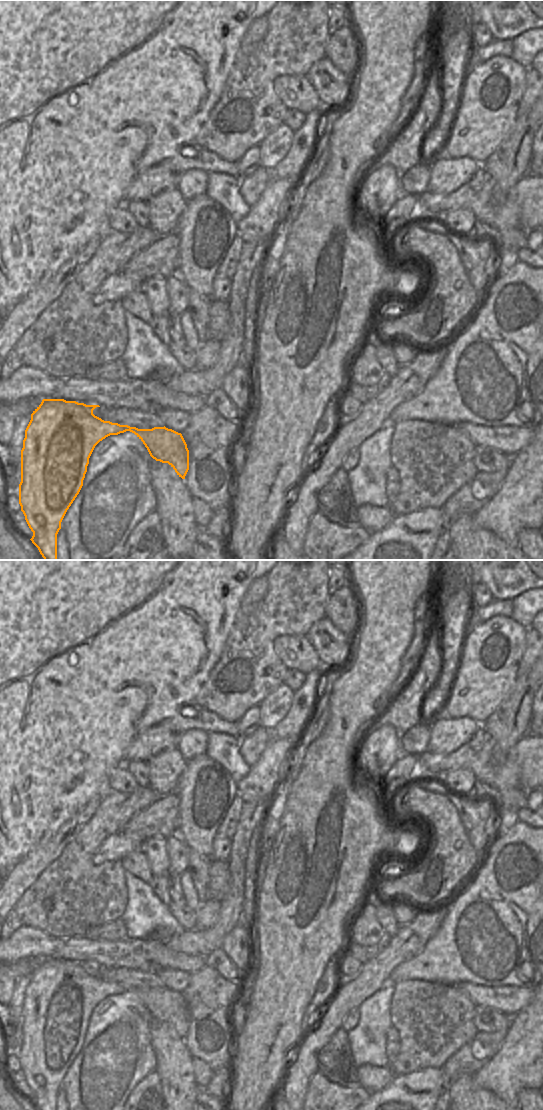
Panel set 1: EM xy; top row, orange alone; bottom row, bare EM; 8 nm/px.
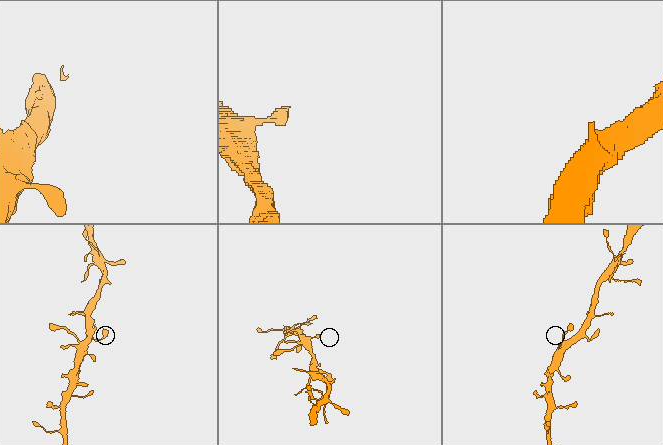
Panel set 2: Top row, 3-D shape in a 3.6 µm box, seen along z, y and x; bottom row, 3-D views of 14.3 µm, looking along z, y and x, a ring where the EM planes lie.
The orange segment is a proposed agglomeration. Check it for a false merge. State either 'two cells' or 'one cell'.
one cell

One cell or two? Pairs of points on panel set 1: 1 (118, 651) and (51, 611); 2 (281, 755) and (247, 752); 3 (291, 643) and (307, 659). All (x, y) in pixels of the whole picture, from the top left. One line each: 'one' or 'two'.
1: one
2: two
3: one

